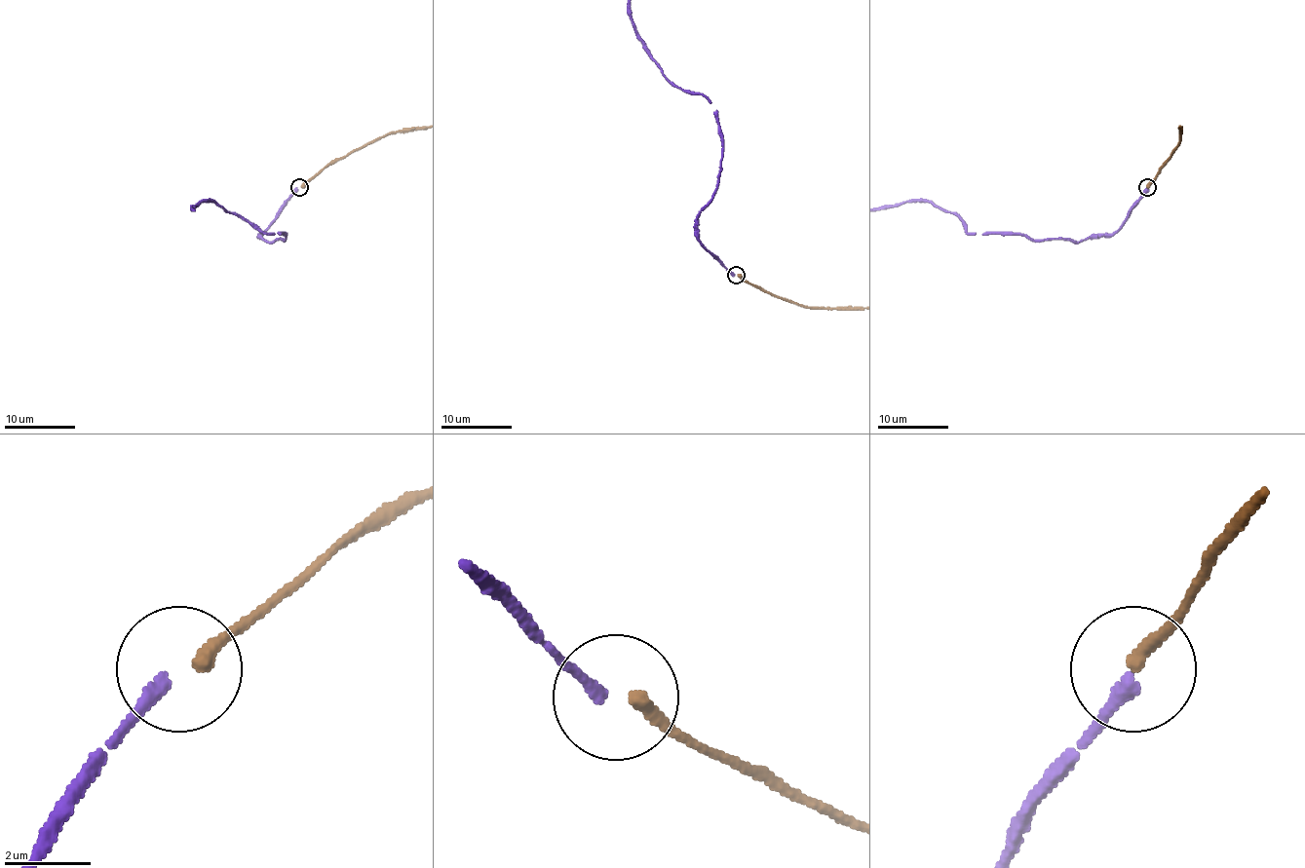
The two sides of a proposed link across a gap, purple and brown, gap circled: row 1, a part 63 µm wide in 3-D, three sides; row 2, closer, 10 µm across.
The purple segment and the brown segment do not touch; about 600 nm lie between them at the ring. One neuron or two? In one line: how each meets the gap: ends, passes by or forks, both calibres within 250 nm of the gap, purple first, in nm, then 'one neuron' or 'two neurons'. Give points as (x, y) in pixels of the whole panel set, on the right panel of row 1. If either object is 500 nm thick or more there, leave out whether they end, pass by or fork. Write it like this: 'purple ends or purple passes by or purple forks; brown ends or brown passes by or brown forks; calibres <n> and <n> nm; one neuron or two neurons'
purple ends; brown ends; calibres 280 and 320 nm; two neurons

